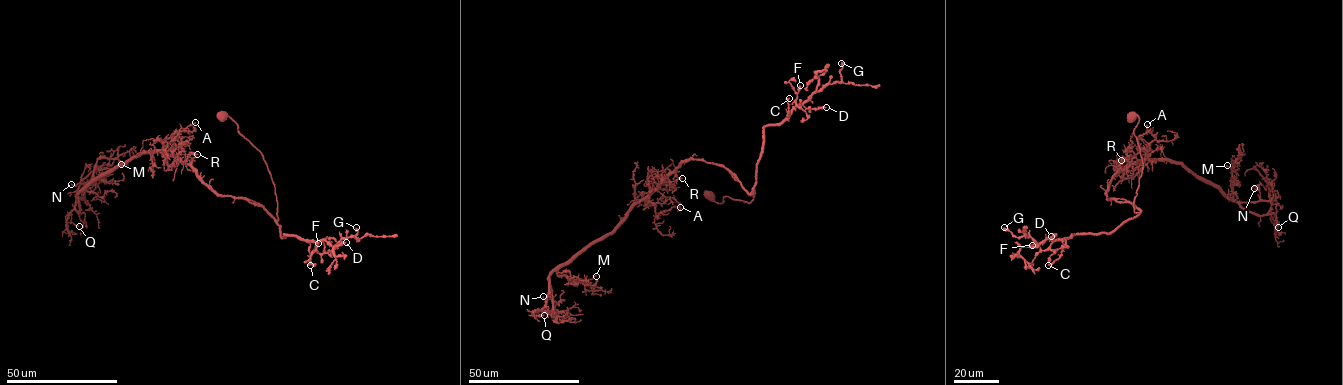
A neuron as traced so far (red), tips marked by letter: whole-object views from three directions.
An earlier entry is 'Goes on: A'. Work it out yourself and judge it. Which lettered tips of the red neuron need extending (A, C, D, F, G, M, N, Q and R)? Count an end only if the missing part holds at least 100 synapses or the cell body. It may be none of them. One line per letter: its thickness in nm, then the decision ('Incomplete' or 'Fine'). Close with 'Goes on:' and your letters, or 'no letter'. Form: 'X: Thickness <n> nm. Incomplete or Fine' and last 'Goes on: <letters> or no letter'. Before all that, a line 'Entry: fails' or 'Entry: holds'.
Entry: fails
A: Thickness 160 nm. Fine
C: Thickness 240 nm. Fine
D: Thickness 240 nm. Fine
F: Thickness 280 nm. Fine
G: Thickness 360 nm. Fine
M: Thickness 140 nm. Fine
N: Thickness 140 nm. Fine
Q: Thickness 240 nm. Fine
R: Thickness 280 nm. Incomplete
Goes on: R

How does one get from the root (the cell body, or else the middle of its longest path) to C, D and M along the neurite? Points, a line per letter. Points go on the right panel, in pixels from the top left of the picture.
C: (1131, 116), (1139, 118), (1133, 133), (1143, 161), (1134, 202), (1139, 213), (1108, 233), (1071, 235), (1048, 265)
D: (1131, 116), (1139, 118), (1133, 133), (1143, 161), (1134, 202), (1139, 213), (1108, 233), (1051, 236)
M: (1131, 116), (1140, 212), (1108, 200), (1113, 175), (1144, 159), (1180, 164), (1230, 194), (1227, 165)

